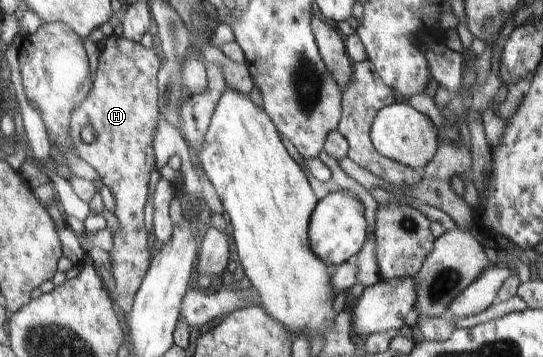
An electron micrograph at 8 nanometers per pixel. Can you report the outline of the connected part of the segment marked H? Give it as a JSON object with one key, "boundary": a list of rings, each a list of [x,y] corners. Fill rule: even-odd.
{"boundary":[[[111,34],[107,36],[100,50],[96,71],[93,73],[92,86],[85,101],[71,112],[70,134],[75,146],[75,153],[83,161],[87,161],[101,178],[103,185],[108,187],[115,198],[115,217],[117,217],[121,231],[112,236],[113,249],[110,251],[112,259],[112,274],[115,280],[114,288],[109,291],[111,299],[121,307],[127,315],[132,308],[134,295],[141,287],[144,275],[148,270],[150,259],[154,253],[151,249],[152,236],[147,234],[143,224],[143,210],[147,198],[149,174],[155,167],[153,149],[154,133],[160,113],[158,112],[158,71],[160,59],[153,48],[146,48],[142,44],[129,41],[125,36]],[[93,127],[96,133],[95,141],[86,144],[81,140],[81,129]]]}

